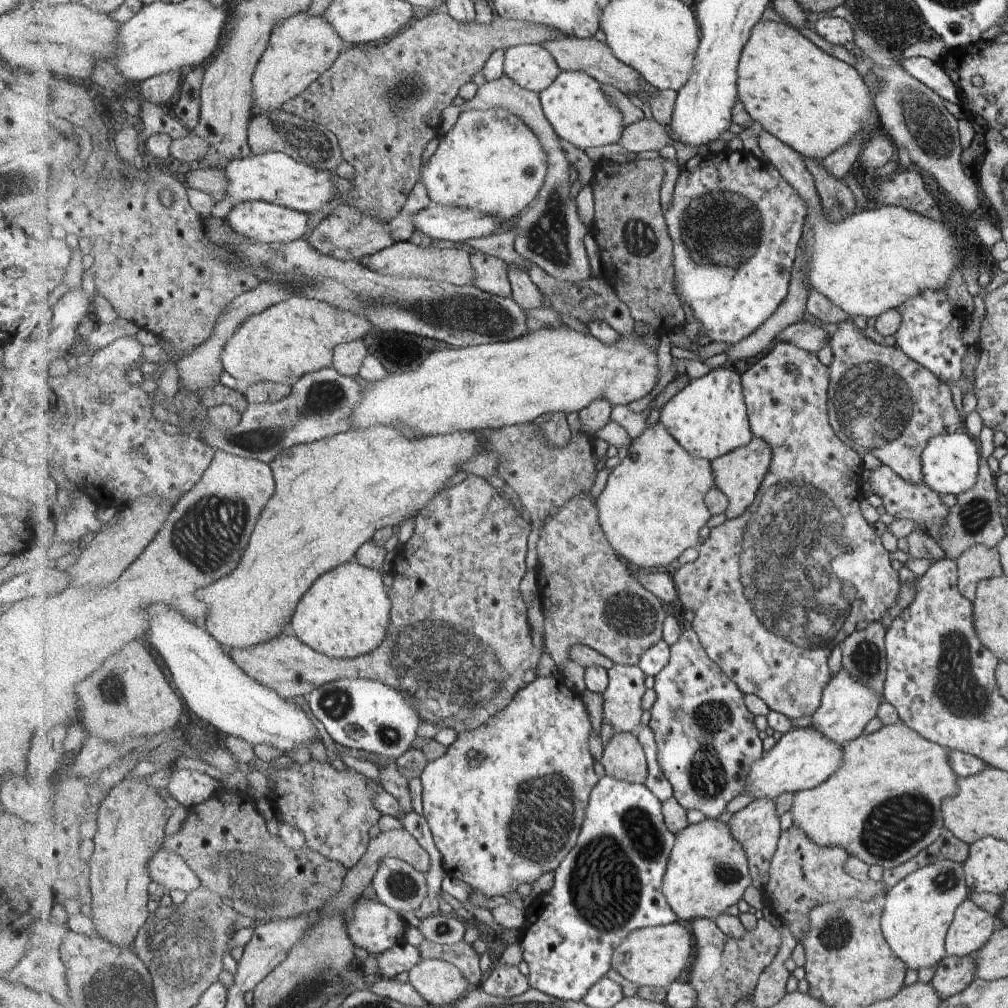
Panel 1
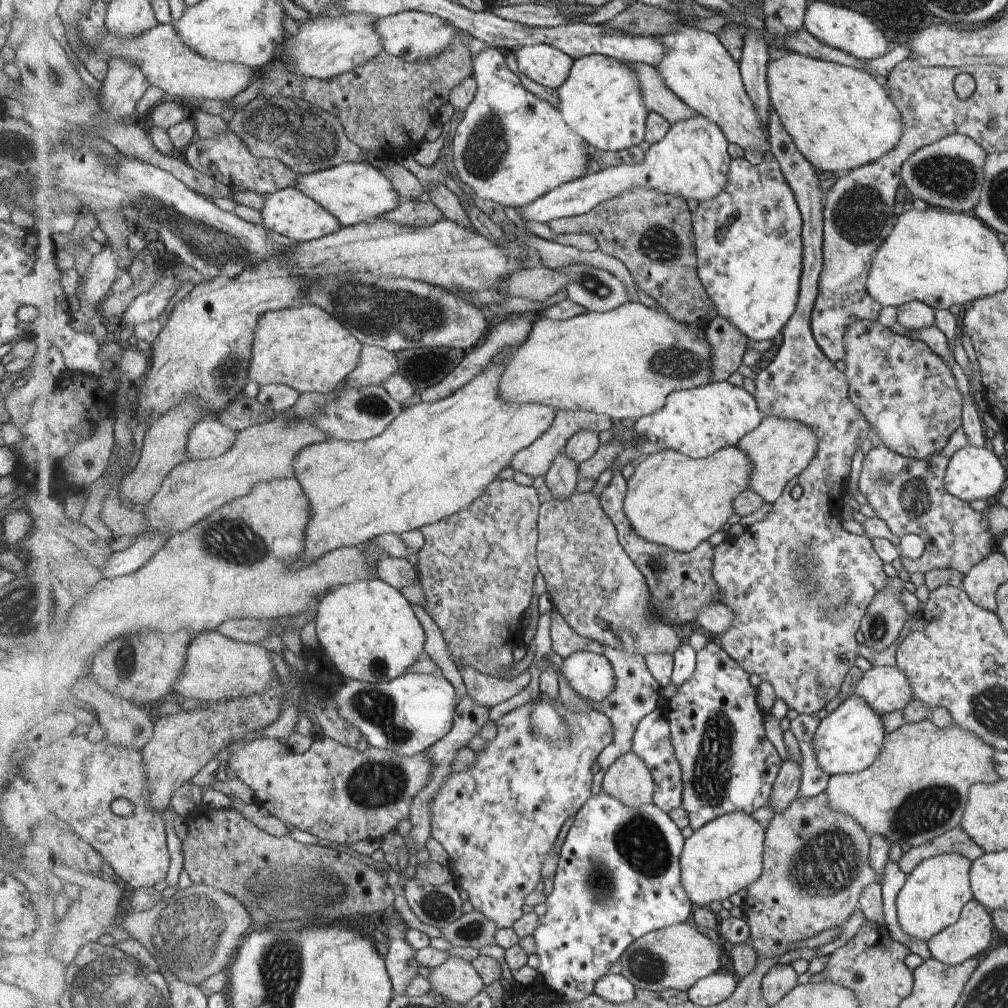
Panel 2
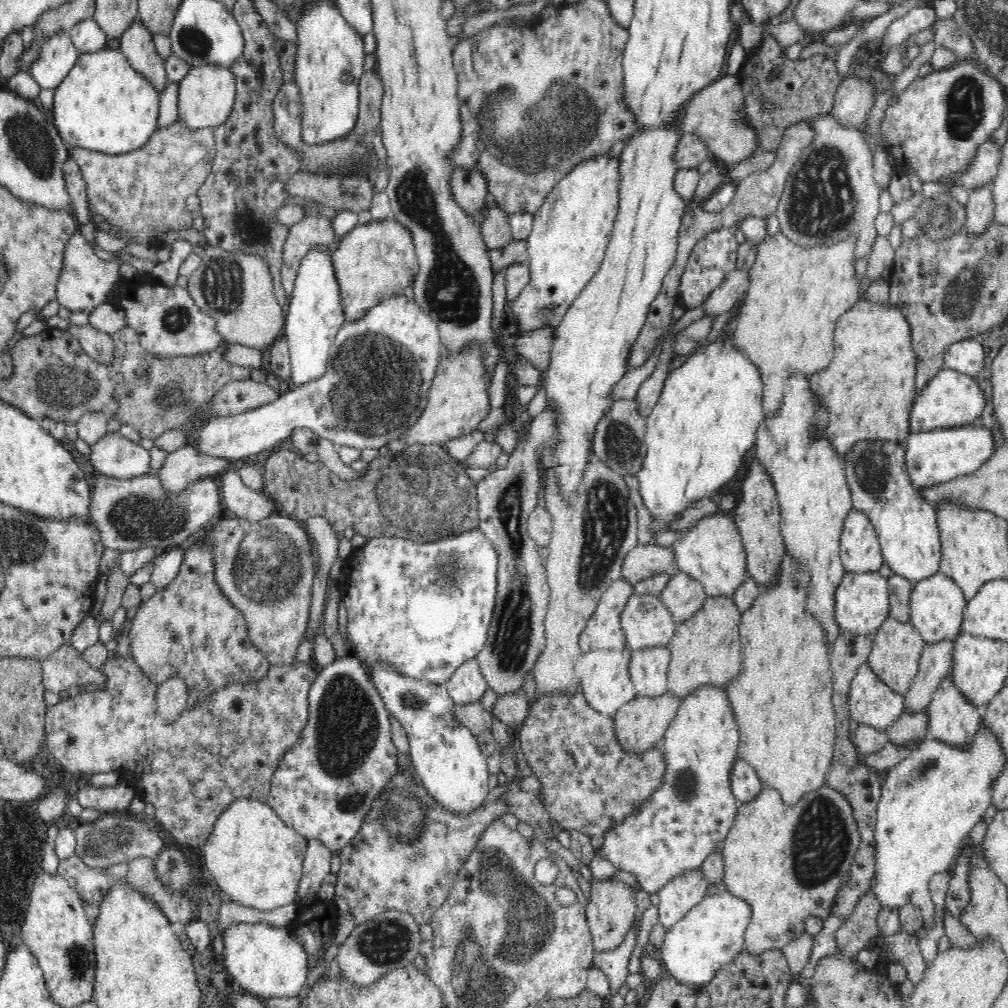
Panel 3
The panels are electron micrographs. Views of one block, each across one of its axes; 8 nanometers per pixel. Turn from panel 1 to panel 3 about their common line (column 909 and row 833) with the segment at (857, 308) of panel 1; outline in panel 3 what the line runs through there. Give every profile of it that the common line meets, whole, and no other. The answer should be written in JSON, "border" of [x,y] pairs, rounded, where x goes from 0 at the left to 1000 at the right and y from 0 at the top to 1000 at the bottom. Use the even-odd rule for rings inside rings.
{"border":[[[239,791],[227,798],[215,811],[199,844],[202,857],[220,887],[229,889],[234,897],[242,901],[274,903],[294,893],[305,839],[305,833],[289,818],[282,817],[268,798],[249,791]]]}

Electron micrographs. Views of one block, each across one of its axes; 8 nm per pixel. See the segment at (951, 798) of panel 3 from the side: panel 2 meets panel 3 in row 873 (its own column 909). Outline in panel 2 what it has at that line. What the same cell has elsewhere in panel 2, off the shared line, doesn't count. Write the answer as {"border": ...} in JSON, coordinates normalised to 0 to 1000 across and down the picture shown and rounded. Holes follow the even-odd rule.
{"border":[[[943,845],[915,853],[899,868],[888,890],[890,917],[898,929],[920,935],[950,912],[954,900],[965,891],[962,859],[963,854],[959,850]]]}

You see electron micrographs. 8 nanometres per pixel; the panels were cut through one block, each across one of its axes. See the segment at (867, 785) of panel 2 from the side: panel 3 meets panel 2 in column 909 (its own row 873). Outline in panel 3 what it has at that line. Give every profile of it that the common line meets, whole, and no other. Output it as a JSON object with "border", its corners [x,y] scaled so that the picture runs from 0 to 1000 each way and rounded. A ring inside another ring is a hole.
{"border":[[[820,779],[798,788],[788,799],[781,799],[774,787],[758,780],[742,798],[733,797],[726,821],[714,841],[717,853],[718,882],[726,889],[741,894],[745,912],[739,926],[739,941],[744,947],[758,943],[778,941],[780,937],[791,933],[799,925],[798,913],[811,909],[815,914],[823,908],[823,898],[835,871],[843,863],[853,828],[847,815],[845,802],[839,793]]]}

